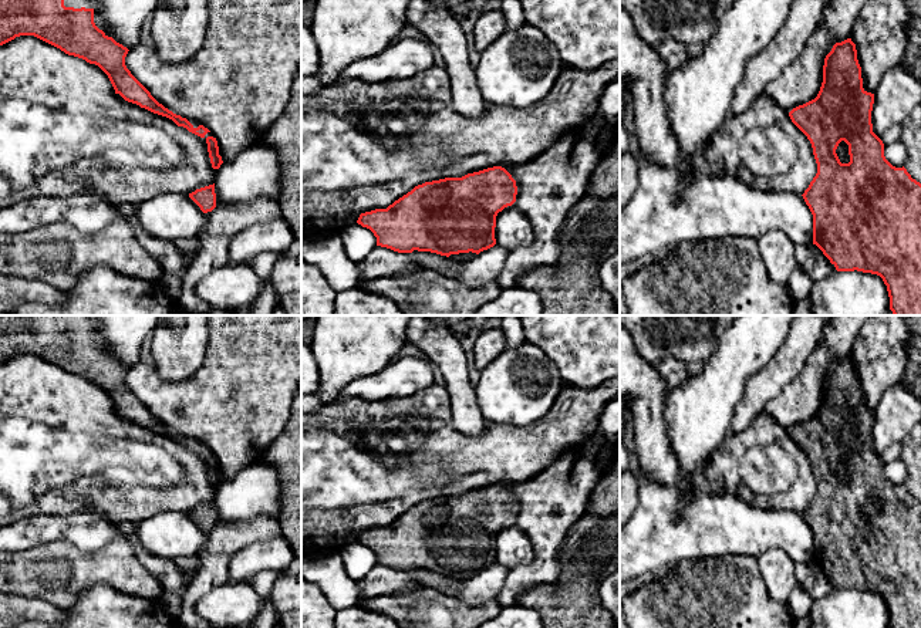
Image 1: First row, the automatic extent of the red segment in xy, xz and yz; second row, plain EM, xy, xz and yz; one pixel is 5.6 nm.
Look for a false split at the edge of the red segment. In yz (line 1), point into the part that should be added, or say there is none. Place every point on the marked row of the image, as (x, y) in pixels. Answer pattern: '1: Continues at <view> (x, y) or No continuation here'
1: No continuation here

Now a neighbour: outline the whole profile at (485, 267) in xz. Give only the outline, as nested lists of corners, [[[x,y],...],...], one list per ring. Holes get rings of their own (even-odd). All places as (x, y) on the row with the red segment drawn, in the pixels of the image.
[[[495,244],[480,251],[475,259],[460,263],[453,278],[470,288],[479,288],[485,284],[495,283],[509,253],[509,250]]]

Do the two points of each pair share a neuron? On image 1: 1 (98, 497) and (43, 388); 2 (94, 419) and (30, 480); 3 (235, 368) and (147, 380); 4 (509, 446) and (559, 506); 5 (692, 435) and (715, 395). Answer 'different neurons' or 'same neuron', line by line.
1: same neuron
2: same neuron
3: same neuron
4: different neurons
5: same neuron

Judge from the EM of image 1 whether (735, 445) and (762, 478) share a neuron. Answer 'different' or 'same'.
same

